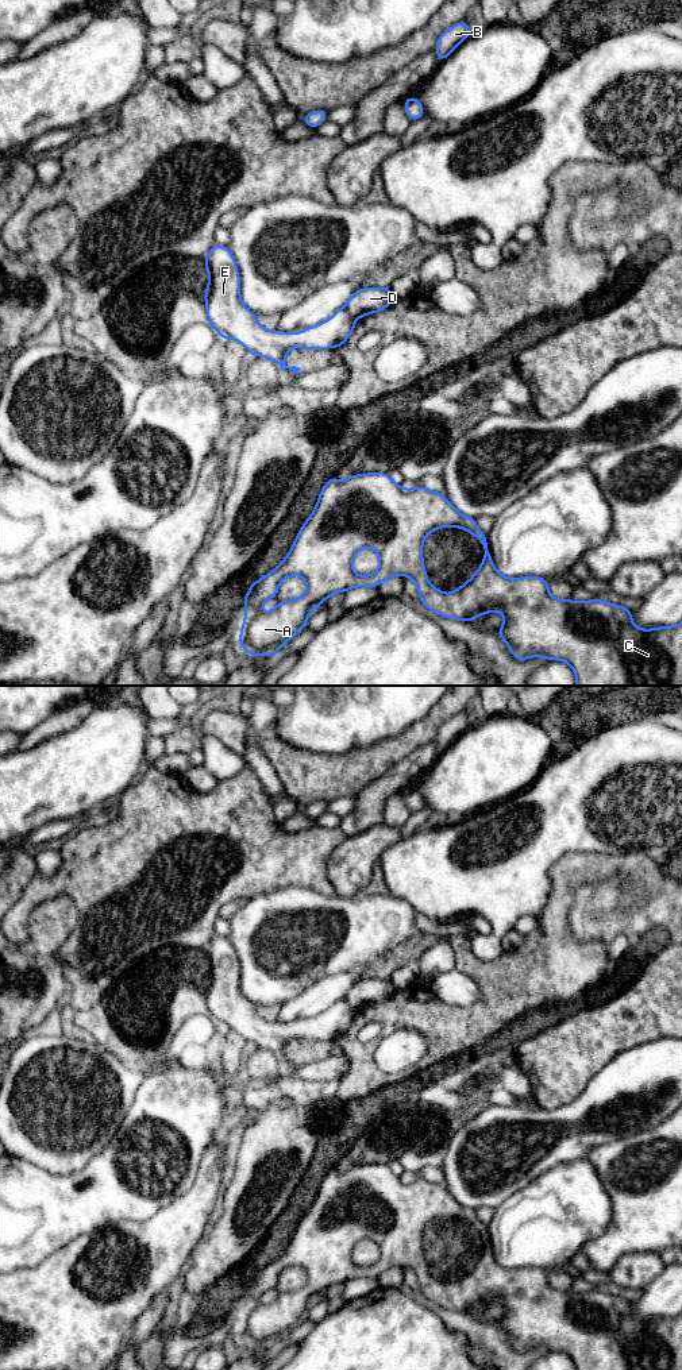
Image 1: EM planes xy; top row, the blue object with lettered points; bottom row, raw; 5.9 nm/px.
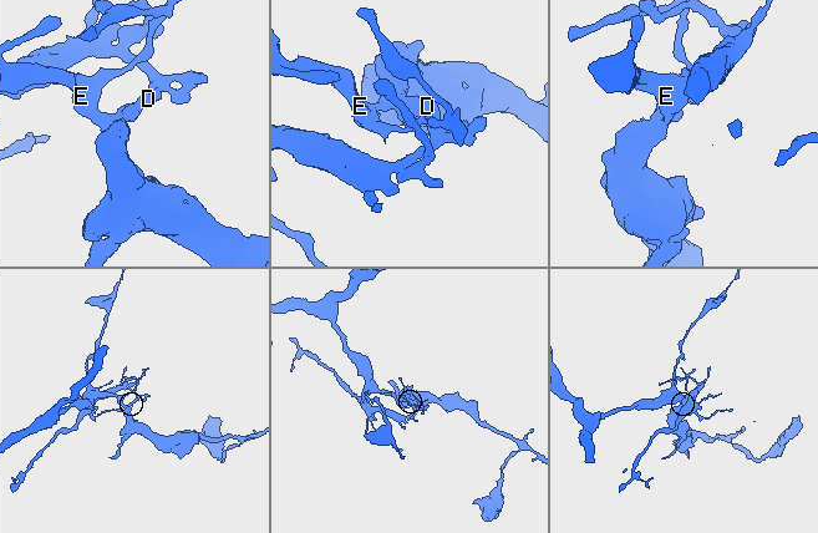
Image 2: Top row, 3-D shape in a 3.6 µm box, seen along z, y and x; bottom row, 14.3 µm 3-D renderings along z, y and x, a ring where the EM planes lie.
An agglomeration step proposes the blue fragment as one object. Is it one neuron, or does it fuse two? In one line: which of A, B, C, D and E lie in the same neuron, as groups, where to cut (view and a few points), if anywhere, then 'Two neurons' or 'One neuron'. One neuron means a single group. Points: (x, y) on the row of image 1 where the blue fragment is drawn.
Groups: A B C E / D. Split along xy (345, 307), (353, 316). Two neurons

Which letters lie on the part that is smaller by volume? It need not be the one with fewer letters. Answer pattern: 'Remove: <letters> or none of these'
Remove: D

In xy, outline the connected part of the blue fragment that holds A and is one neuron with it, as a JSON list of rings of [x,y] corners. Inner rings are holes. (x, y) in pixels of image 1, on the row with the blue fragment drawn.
[[[385,472],[355,474],[343,482],[334,476],[324,483],[316,508],[303,524],[284,561],[263,578],[254,580],[248,588],[243,602],[247,615],[239,634],[240,647],[248,655],[262,657],[276,655],[307,625],[311,611],[330,595],[354,587],[378,587],[394,575],[409,576],[417,586],[419,599],[423,605],[442,617],[470,622],[478,615],[494,610],[501,611],[505,621],[496,634],[508,644],[510,655],[516,660],[527,660],[535,656],[542,656],[544,660],[563,660],[571,665],[577,686],[682,686],[682,622],[674,626],[643,630],[632,624],[632,610],[624,606],[596,598],[578,603],[571,598],[560,601],[548,593],[548,580],[544,578],[502,576],[494,568],[488,535],[477,526],[474,518],[459,513],[444,494],[417,485],[413,489],[404,490]],[[444,526],[467,530],[479,540],[483,548],[483,561],[477,572],[465,584],[455,588],[452,594],[446,594],[431,586],[423,563],[423,540],[435,529]],[[365,547],[374,549],[379,556],[379,568],[367,576],[358,575],[352,570],[354,556]],[[294,575],[307,580],[305,594],[297,599],[278,602],[274,610],[262,613],[262,603],[269,598],[276,598],[281,582]]]

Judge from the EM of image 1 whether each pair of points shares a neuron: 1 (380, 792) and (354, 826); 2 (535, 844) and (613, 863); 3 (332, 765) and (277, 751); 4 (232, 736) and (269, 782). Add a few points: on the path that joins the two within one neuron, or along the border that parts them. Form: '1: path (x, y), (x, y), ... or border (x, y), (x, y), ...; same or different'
1: path (372, 801), (369, 810), (361, 818); same
2: border (601, 852), (567, 852), (553, 865), (548, 876); different
3: path (319, 765), (291, 764); same
4: border (249, 720), (247, 748), (243, 756); different

